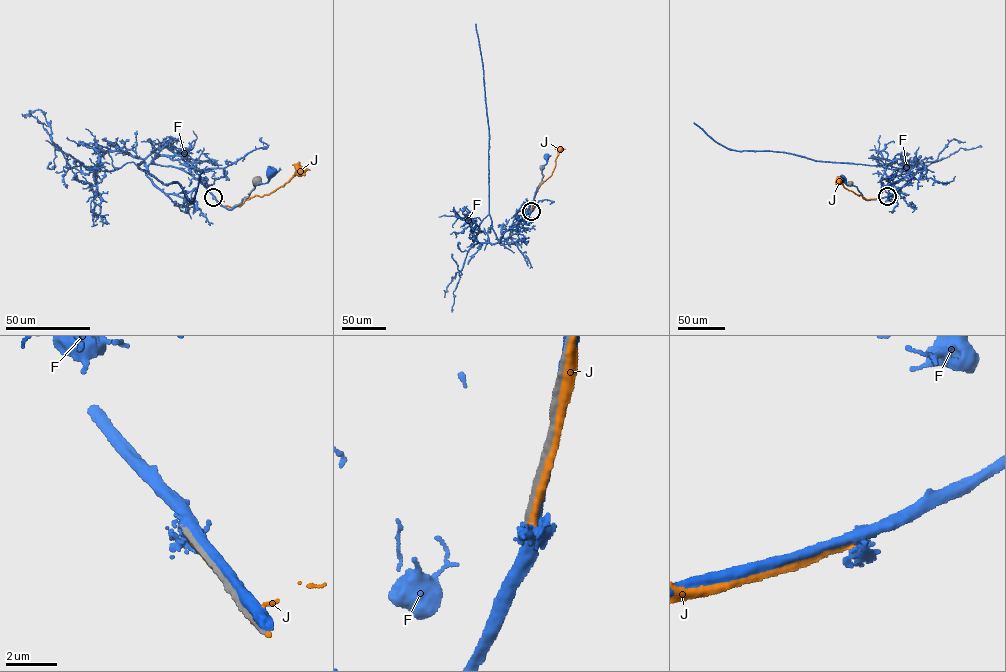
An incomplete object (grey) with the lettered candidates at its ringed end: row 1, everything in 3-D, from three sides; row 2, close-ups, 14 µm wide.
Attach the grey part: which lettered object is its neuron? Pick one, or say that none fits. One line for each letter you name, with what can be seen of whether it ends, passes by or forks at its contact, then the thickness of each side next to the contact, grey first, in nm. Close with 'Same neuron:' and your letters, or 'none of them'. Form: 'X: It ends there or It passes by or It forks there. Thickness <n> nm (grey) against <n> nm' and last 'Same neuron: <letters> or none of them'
Same neuron: none of them

